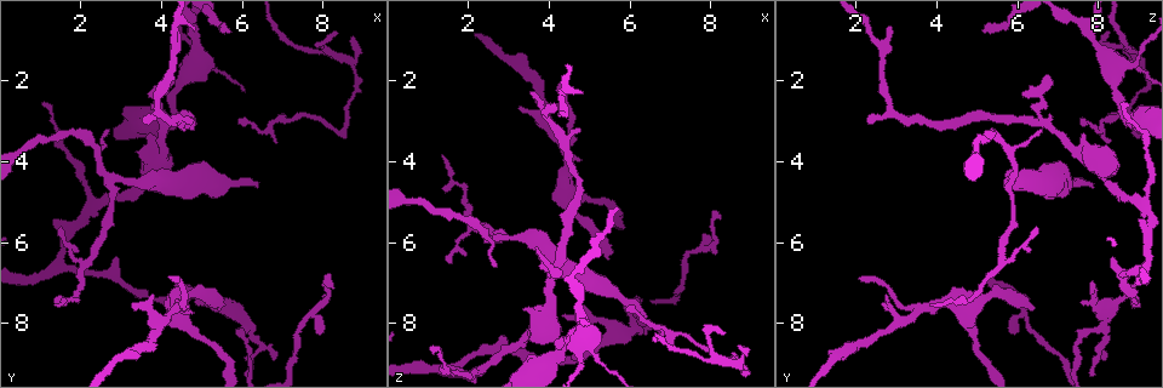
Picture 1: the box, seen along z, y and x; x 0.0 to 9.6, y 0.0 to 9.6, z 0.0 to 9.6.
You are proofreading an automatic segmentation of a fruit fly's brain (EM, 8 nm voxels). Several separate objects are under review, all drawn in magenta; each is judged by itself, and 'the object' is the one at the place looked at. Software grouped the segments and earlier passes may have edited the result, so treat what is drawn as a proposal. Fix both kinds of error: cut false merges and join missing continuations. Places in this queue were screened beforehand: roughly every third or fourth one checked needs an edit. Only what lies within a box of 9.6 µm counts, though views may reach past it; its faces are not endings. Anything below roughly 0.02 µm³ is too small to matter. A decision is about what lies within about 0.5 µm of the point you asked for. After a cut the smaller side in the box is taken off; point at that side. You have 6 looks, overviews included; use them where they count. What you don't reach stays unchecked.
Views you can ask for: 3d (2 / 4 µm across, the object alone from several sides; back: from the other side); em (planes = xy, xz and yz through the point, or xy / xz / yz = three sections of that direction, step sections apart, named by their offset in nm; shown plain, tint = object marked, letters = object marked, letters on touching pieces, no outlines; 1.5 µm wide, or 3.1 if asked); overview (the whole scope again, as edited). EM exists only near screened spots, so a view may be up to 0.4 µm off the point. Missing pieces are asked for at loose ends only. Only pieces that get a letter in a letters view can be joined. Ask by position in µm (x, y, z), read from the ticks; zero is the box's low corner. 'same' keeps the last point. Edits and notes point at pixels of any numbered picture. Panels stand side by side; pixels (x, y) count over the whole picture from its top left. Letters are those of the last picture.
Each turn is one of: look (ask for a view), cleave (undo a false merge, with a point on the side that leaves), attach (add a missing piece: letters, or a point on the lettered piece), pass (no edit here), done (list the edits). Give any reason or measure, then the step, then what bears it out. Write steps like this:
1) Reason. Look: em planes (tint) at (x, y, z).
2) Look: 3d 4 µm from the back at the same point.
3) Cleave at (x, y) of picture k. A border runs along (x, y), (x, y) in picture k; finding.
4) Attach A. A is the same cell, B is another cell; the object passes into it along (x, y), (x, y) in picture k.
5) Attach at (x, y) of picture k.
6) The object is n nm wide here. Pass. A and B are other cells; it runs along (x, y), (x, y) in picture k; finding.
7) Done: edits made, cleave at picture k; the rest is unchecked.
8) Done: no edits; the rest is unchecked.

Branch stops here. Look: 3d 2 µm at (4.20, 1.85, 6.70).

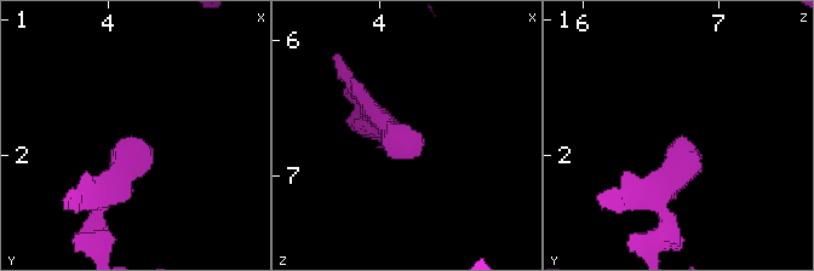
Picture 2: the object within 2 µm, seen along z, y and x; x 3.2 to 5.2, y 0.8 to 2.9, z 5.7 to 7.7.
Look: em planes (letters) at (4.20, 1.86, 6.68).

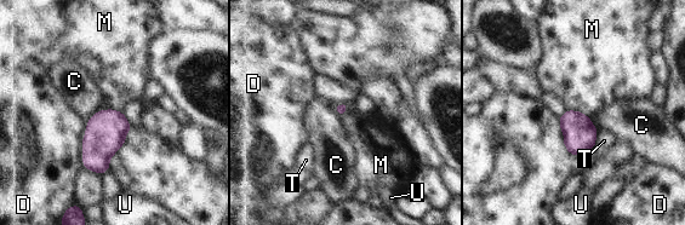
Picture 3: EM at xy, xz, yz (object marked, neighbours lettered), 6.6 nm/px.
Pass. C, D, M, T and U are other cells; a border runs along (568, 109), (583, 113), (588, 117) in picture 3; none of them fits.

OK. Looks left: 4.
Free end. Look: 3d 2 µm from the back at (6.30, 4.60, 7.90).

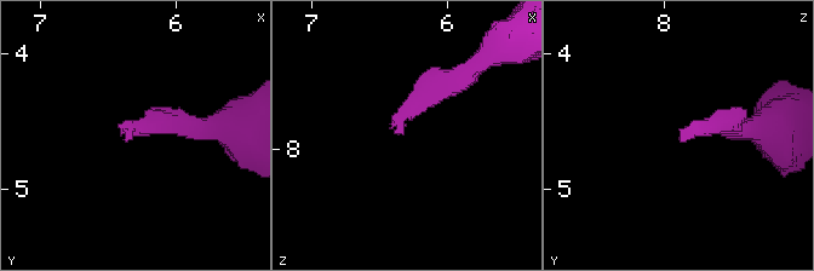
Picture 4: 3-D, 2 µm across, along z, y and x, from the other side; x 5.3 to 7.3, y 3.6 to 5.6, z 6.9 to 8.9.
Look: em planes (letters) at (6.34, 4.64, 7.88).

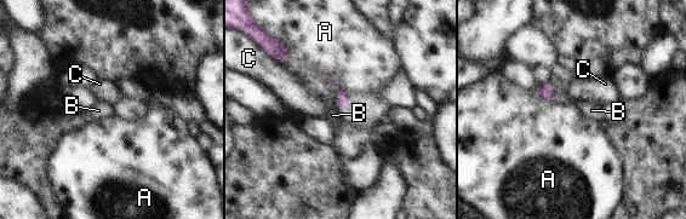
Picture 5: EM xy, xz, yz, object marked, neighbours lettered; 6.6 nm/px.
Pass. A, B and C are other cells; a border runs along (533, 91), (553, 102) in picture 5; no lettered piece goes on from it.

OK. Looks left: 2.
Look: 3d 2 µm at (5.95, 2.85, 7.70).

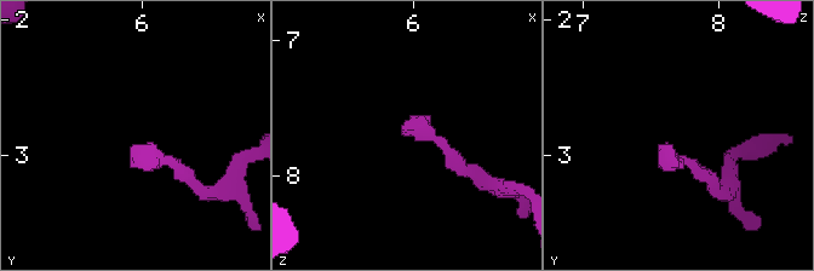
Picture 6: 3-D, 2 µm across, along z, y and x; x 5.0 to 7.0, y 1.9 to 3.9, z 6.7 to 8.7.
Look: em planes (letters) at (5.92, 2.90, 7.68).

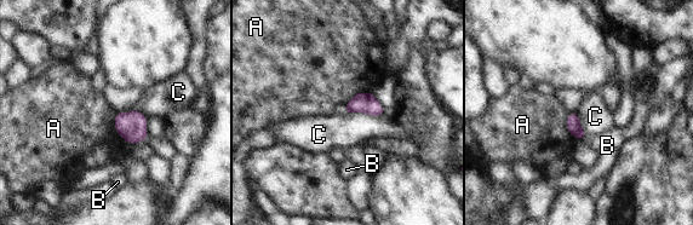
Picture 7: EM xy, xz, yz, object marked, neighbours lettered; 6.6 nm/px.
The longest contact is with C, 260 nm. Pass. A, B and C are other cells; a border runs along (345, 110), (383, 114) in picture 7; none of them fits.

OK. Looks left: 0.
Done: no edits; the rest is unchecked.

